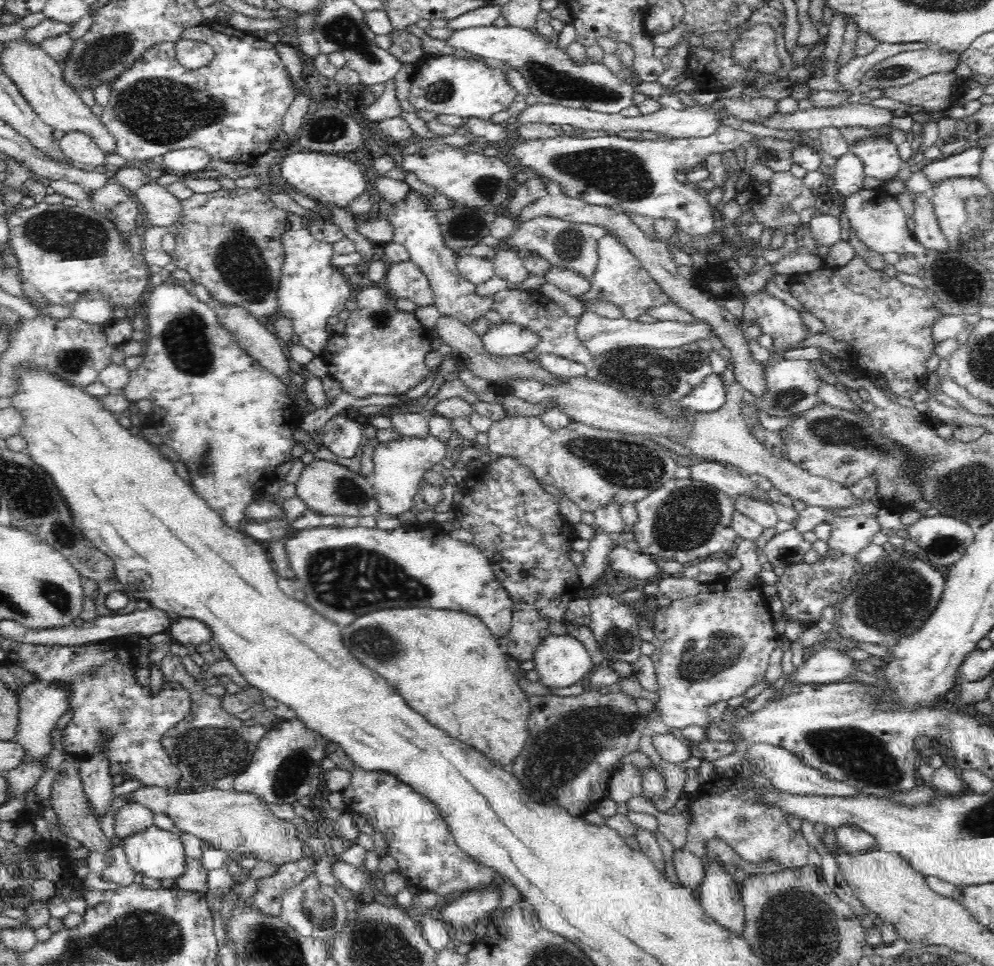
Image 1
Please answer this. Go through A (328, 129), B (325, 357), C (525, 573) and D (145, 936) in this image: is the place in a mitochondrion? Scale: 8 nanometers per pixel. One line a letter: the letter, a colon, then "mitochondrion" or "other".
A: mitochondrion
B: other
C: other
D: mitochondrion

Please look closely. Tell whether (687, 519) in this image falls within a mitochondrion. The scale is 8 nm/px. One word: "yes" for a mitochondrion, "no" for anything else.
yes

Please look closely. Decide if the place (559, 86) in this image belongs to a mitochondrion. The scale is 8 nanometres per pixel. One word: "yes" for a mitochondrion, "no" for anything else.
yes

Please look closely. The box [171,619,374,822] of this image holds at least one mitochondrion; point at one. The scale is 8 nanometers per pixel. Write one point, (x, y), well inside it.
(292, 772)

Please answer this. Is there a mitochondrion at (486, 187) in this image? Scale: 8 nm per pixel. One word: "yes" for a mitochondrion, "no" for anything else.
yes

